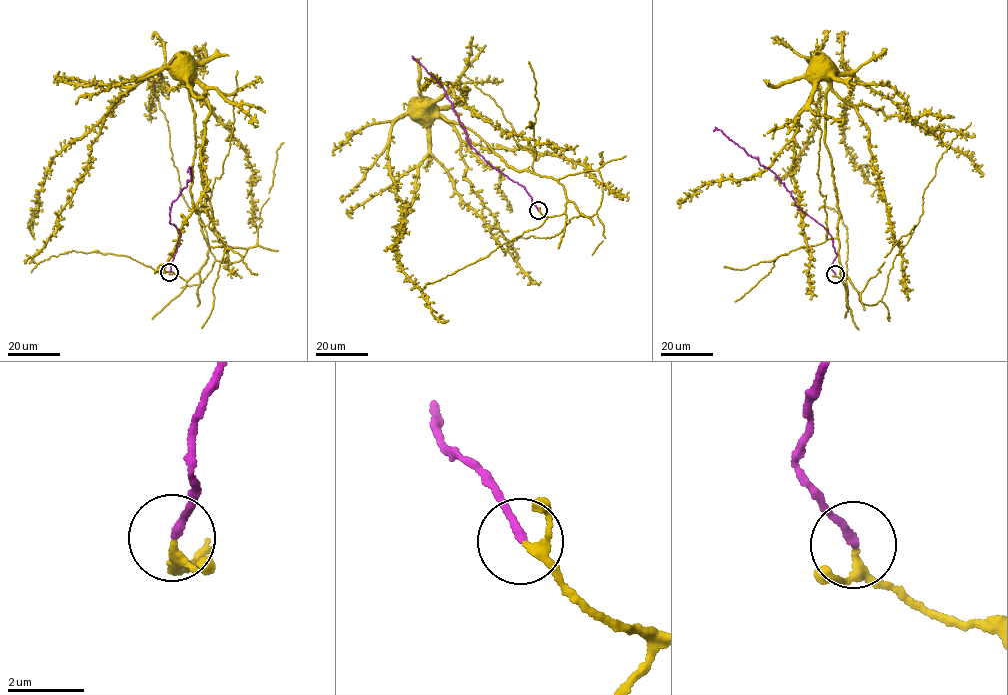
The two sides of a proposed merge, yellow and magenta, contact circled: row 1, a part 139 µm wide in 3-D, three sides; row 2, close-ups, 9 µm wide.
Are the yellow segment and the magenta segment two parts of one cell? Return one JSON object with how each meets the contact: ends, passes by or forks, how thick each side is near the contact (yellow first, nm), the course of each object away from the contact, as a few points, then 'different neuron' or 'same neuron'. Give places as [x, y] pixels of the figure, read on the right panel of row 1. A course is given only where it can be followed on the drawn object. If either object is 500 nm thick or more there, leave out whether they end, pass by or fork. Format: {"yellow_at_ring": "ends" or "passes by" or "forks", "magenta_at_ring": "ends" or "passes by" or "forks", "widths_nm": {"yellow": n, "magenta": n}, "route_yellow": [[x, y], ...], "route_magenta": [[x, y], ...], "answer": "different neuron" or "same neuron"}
{"yellow_at_ring": "passes by", "magenta_at_ring": "ends", "widths_nm": {"yellow": 180, "magenta": 200}, "route_yellow": [[835, 274], [845, 281], [847, 295], [838, 255], [837, 190], [825, 143], [828, 84], [810, 75], [812, 70]], "route_magenta": [[835, 274], [831, 265], [836, 255], [824, 227], [795, 205], [775, 174], [721, 130], [713, 131]], "answer": "same neuron"}

